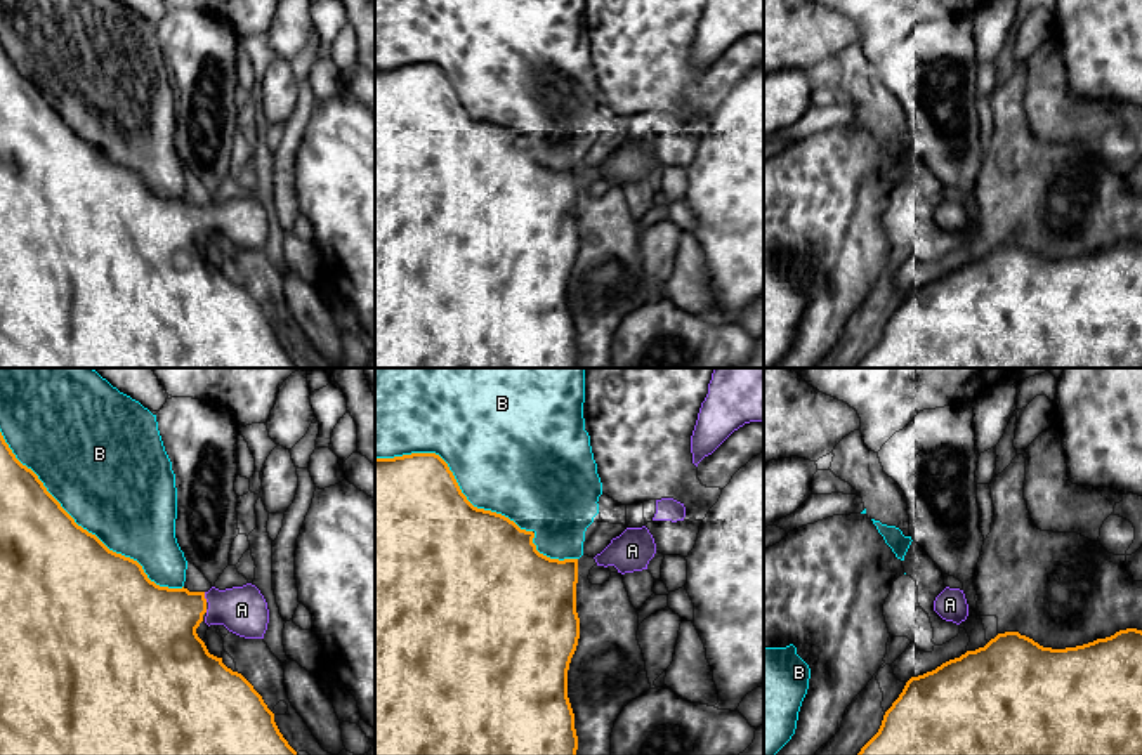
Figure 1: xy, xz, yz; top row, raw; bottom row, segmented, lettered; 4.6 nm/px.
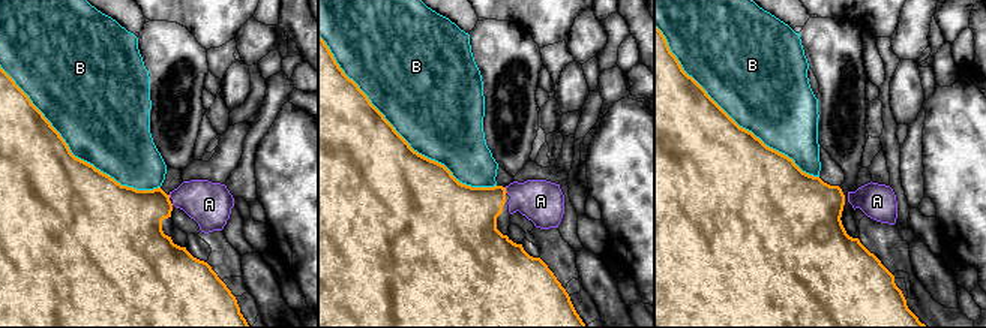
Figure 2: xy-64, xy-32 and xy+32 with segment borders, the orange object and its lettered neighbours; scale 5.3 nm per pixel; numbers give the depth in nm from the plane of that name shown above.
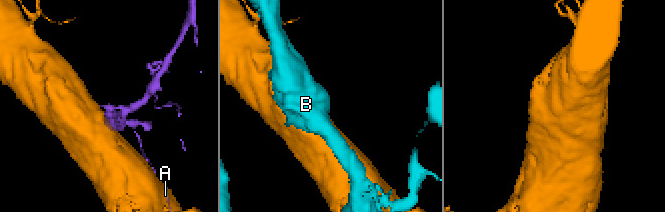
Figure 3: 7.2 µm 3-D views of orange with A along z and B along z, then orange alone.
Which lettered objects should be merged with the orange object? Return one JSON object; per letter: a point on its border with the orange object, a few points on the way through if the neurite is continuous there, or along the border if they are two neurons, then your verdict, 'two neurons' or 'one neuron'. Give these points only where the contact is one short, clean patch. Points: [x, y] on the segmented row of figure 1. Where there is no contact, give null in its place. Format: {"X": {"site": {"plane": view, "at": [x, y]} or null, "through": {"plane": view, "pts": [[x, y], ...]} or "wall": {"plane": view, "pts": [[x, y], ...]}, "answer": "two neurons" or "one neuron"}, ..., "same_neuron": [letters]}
{"A": {"site": {"plane": "xy", "at": [203, 597]}, "through": {"plane": "xy", "pts": [[157, 623], [203, 597], [242, 610]]}, "answer": "one neuron"}, "B": {"site": {"plane": "xz", "at": [476, 507]}, "answer": "two neurons"}, "same_neuron": ["A"]}

